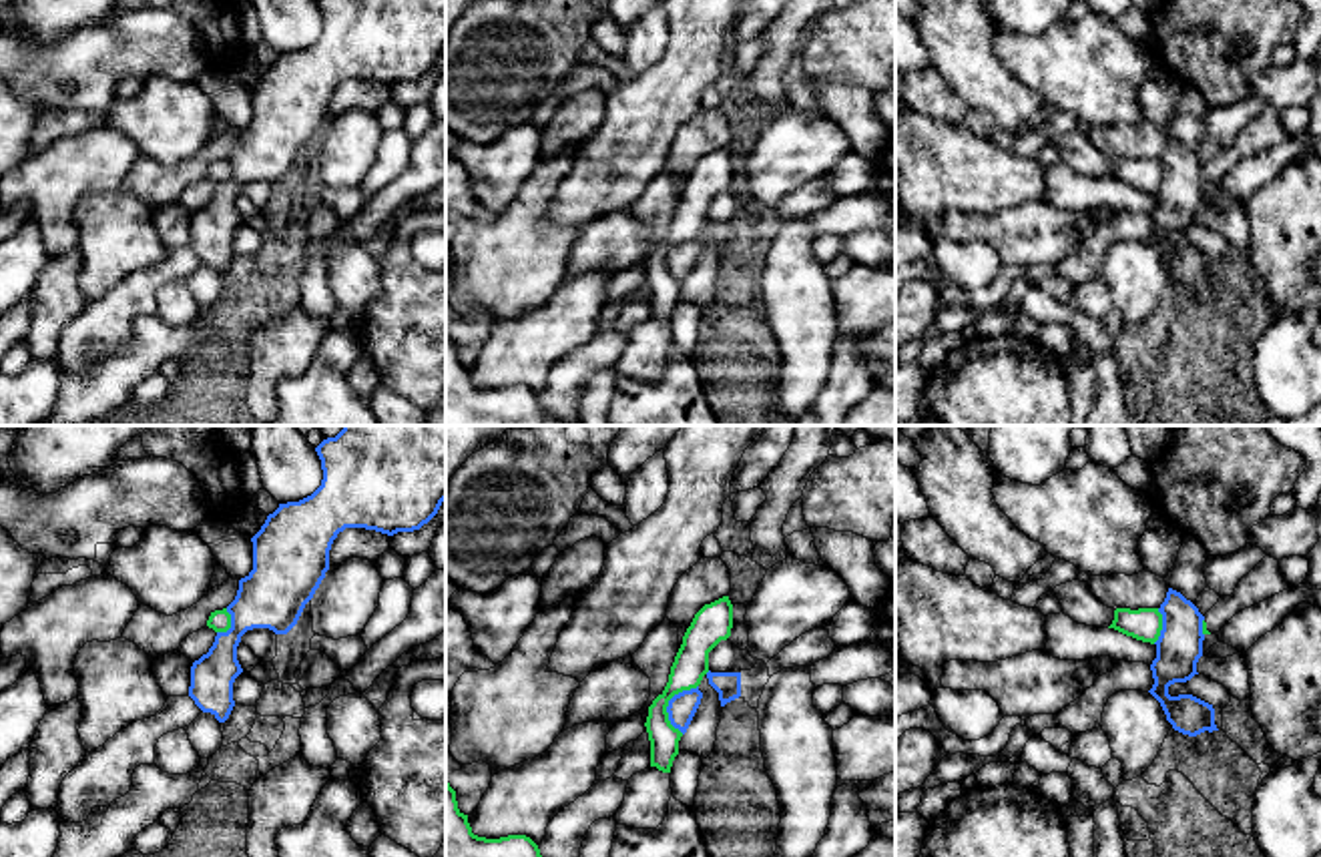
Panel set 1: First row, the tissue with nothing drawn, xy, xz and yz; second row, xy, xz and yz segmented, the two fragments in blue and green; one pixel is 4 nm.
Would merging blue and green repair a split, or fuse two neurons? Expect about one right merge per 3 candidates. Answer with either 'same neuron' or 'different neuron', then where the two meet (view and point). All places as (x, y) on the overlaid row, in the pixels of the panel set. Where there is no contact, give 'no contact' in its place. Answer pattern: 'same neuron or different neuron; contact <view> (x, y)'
different neuron; contact xz (669, 703)

